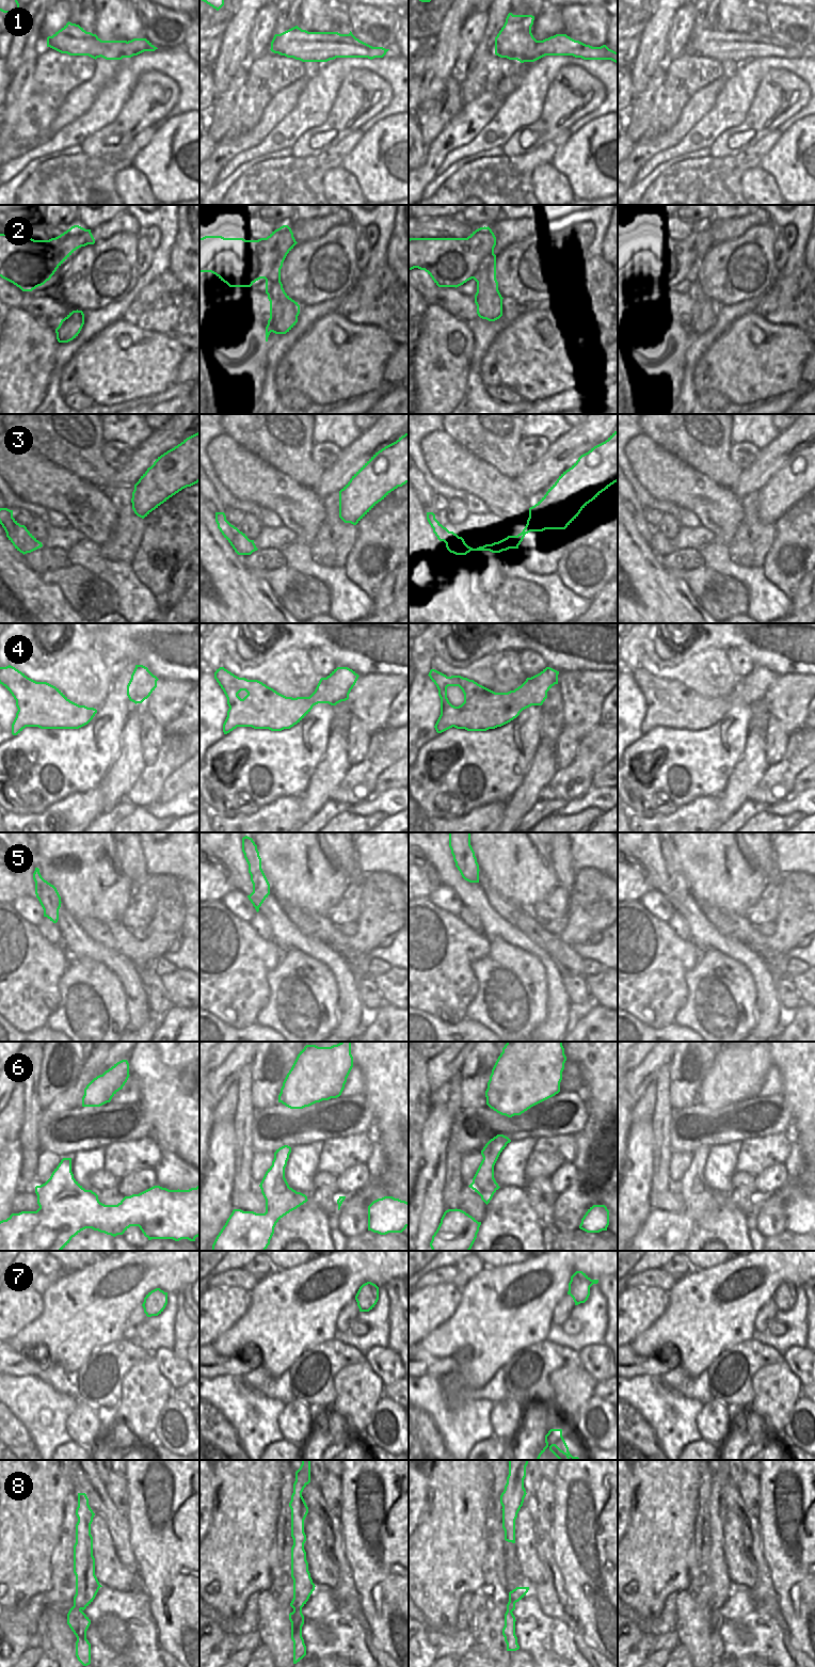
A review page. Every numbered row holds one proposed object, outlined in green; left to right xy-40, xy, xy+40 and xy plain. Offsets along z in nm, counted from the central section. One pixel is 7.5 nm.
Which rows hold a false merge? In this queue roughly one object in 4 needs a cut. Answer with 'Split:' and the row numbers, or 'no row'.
Split: 3

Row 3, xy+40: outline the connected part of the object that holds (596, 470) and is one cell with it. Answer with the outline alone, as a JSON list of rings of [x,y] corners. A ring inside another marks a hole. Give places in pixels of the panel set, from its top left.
[[[618,429],[605,442],[581,455],[559,476],[546,494],[529,508],[529,518],[521,534],[477,549],[468,546],[459,537],[461,555],[470,551],[500,553],[518,549],[525,535],[530,531],[565,529],[590,502],[617,481]]]

